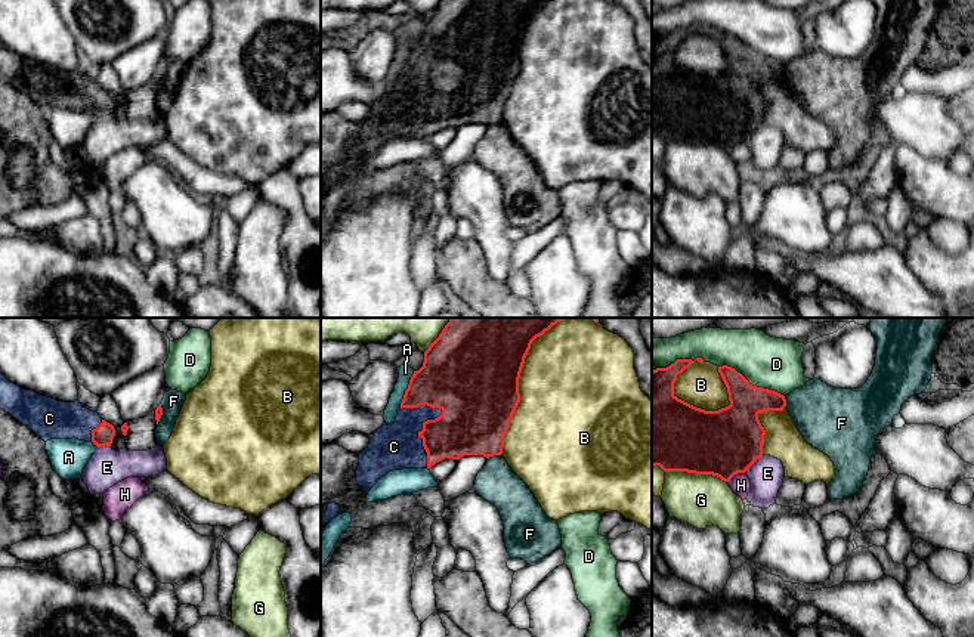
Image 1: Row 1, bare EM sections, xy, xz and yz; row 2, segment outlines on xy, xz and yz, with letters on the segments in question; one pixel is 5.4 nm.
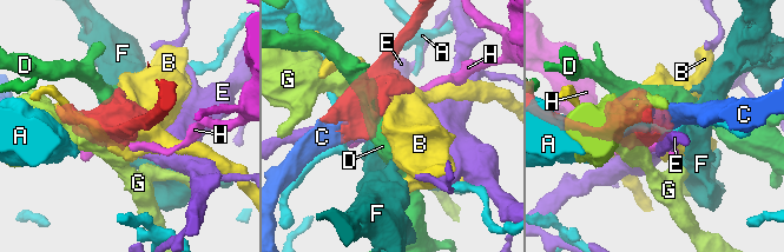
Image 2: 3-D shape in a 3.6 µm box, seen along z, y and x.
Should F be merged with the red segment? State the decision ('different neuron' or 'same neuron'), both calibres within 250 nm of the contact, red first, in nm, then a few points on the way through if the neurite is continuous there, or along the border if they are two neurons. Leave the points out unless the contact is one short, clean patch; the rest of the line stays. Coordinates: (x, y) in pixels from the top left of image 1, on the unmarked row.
different neuron | 380/220 nm | along xz (500, 123), (488, 127)

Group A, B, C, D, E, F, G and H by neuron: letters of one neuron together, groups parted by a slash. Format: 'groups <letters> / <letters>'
groups A / B / C / D / E / F / G / H

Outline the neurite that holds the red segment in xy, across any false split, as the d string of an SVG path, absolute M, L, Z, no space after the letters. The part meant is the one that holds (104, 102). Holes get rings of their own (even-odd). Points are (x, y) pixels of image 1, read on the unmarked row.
M0 43L0 78L9 81L44 111L78 108L109 117L115 105L112 93L78 69L62 71L10 52Z

